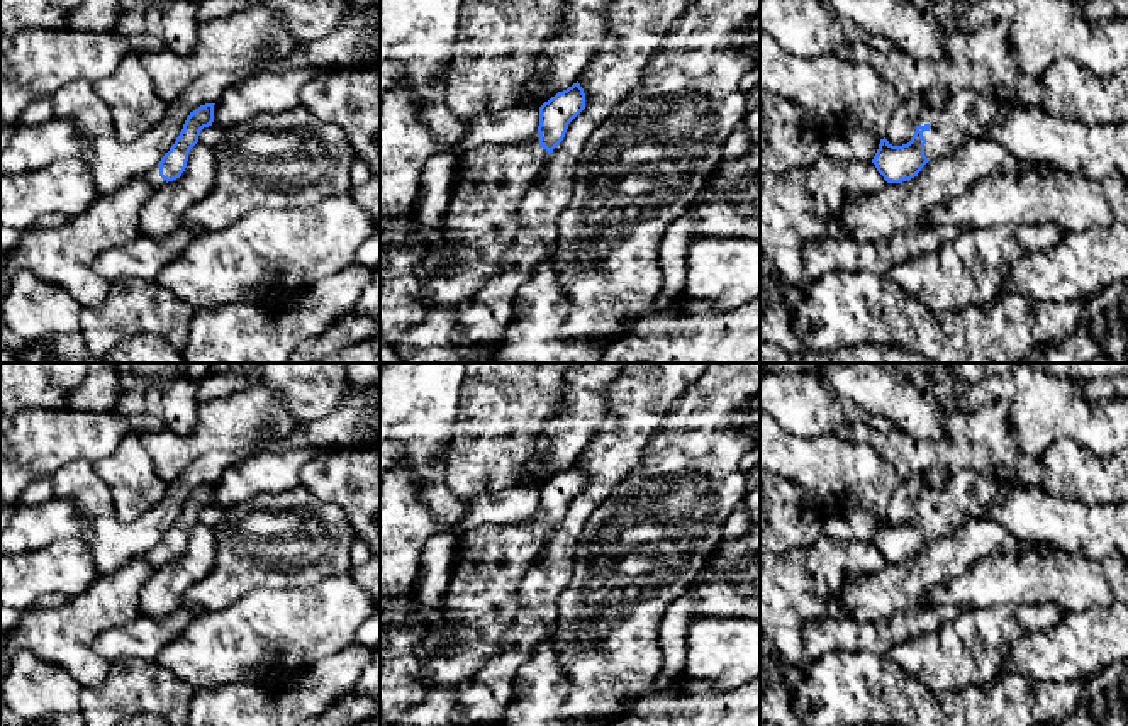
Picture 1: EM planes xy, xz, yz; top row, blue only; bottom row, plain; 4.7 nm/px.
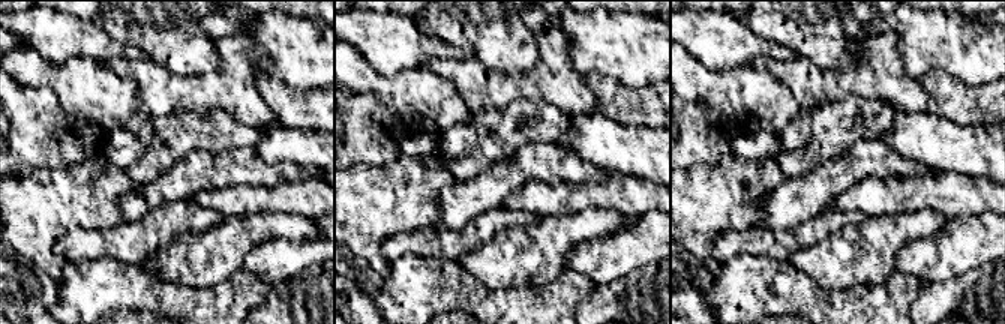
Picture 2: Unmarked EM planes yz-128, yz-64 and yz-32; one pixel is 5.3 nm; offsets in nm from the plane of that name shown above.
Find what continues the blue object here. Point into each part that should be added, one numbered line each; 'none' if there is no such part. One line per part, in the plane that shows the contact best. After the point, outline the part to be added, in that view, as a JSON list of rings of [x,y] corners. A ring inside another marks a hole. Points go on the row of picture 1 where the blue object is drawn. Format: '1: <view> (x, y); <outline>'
1: yz (969, 114); [[[962,90],[950,97],[947,109],[938,110],[923,105],[918,117],[918,126],[928,124],[923,132],[928,141],[924,156],[936,159],[941,154],[950,154],[970,137],[984,137],[992,124],[1002,122],[1009,107],[977,92]]]

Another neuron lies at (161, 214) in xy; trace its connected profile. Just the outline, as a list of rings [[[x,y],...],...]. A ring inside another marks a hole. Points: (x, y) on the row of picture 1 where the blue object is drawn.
[[[197,142],[180,178],[156,188],[139,212],[142,236],[168,237],[181,226],[185,210],[207,197],[215,182],[214,149]]]

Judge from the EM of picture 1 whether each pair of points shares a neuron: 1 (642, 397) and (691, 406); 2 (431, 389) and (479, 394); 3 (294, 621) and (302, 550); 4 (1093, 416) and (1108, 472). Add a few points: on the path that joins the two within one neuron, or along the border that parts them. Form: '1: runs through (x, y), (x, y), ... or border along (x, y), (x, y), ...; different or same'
1: border along (696, 380), (672, 402), (662, 424), (650, 436); different
2: border along (463, 380), (452, 431); different
3: border along (338, 575), (329, 575), (307, 586), (260, 587); different
4: border along (1069, 440), (1100, 457), (1110, 457); different

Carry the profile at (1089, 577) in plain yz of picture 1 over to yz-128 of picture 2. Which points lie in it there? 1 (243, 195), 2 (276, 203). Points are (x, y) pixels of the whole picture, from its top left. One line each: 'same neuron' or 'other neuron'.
1: same neuron
2: same neuron

